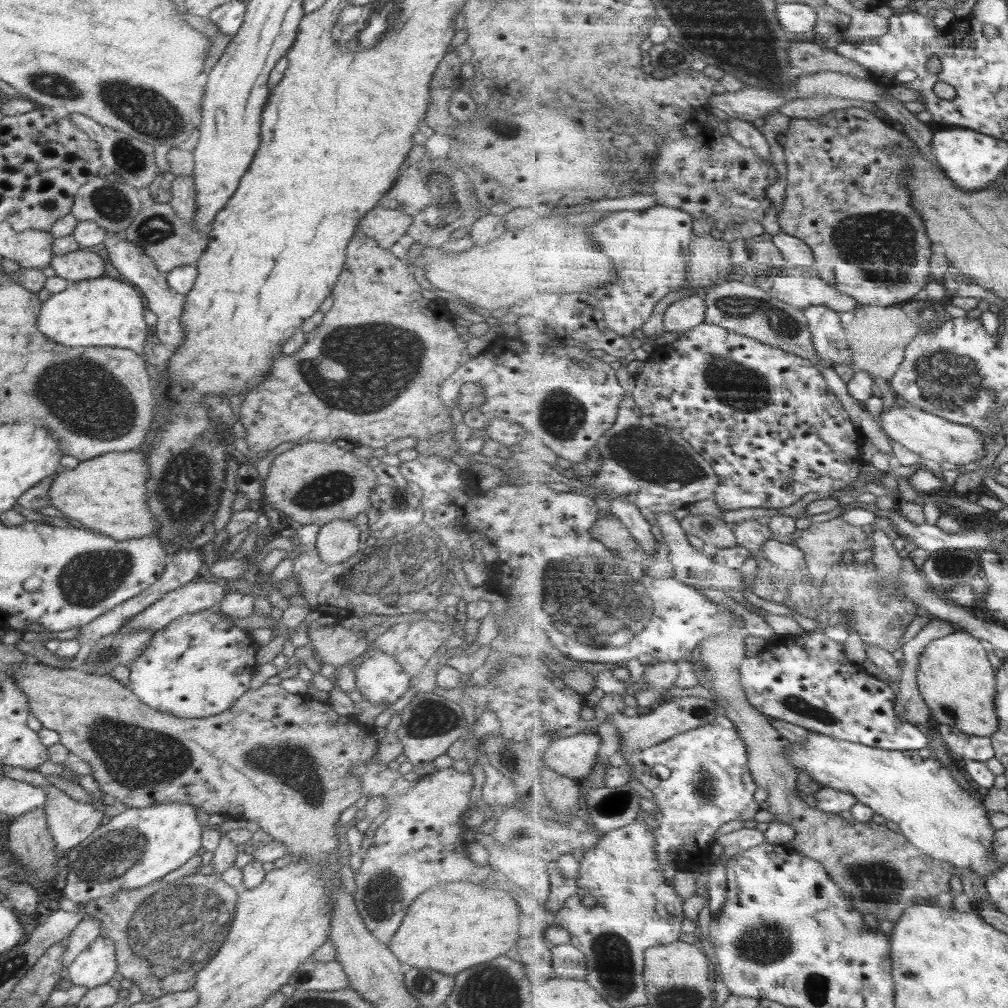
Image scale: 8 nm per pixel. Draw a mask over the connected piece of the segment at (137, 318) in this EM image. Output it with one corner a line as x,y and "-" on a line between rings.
108,276
69,281
62,292
42,302
37,328
44,337
68,348
127,348
144,356
150,328
144,321
146,303
136,288

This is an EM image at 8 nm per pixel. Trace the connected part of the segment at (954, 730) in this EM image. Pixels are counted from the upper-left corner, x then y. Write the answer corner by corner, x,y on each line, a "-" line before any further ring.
939,724
938,727
950,750
965,760
988,761
997,757
991,737
975,736
950,724

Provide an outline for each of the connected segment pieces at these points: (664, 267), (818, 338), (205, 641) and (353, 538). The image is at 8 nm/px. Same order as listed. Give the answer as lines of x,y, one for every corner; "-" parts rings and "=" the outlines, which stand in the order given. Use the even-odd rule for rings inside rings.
668,205
642,211
611,212
592,232
604,246
604,254
618,264
619,278
606,288
592,290
590,295
602,300
611,330
628,337
635,330
643,329
664,297
679,295
679,290
688,285
687,259
694,243
695,216
=
814,304
804,309
813,331
815,346
822,358
838,364
854,364
854,350
840,318
830,306
=
213,607
191,615
182,615
156,631
144,652
130,663
131,672
126,686
141,702
158,712
188,719
216,716
232,707
250,689
251,677
258,667
255,657
258,648
259,644
254,641
254,636
236,628
228,618
222,616
220,609
216,612
=
332,520
320,527
314,547
326,564
342,564
363,547
360,530
352,520

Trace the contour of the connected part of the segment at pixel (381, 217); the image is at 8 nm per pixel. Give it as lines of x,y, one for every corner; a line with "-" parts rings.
378,205
359,221
357,231
372,238
382,248
390,249
405,235
412,223
412,218
406,213

